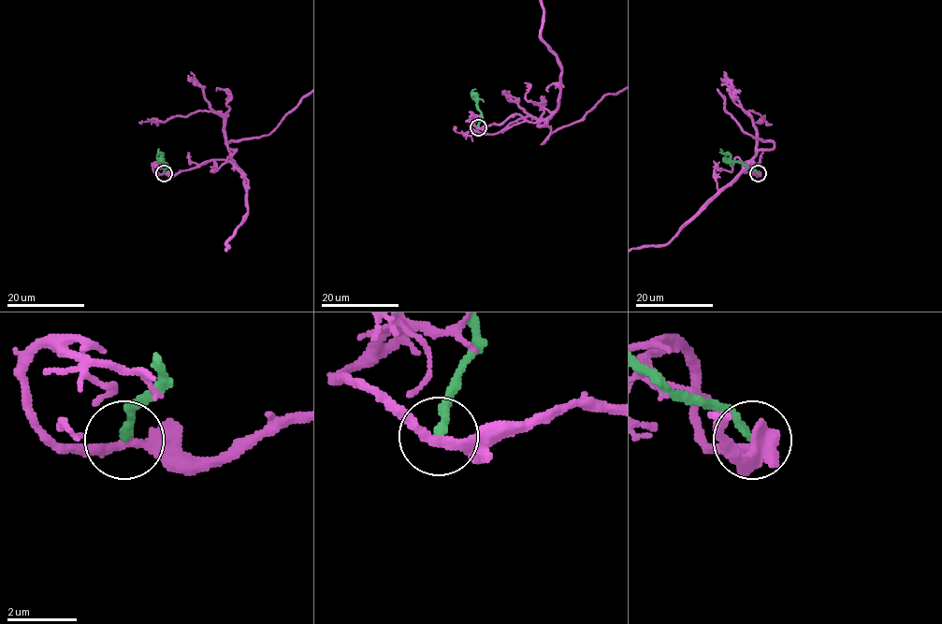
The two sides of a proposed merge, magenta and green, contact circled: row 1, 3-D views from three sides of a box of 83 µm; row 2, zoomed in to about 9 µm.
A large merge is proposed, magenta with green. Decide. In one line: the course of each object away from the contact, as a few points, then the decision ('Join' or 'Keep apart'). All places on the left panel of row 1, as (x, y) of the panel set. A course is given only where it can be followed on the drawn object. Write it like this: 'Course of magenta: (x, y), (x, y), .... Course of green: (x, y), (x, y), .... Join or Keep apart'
Course of magenta: (163, 173), (176, 175), (214, 159), (229, 160), (236, 151), (228, 142), (268, 135), (302, 98). Course of green: (163, 173), (166, 164), (157, 154), (159, 149). Keep apart

